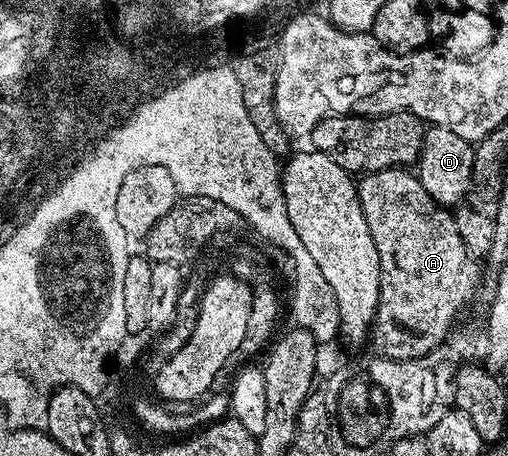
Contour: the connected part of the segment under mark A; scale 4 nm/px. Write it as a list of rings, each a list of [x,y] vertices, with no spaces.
[[[389,168],[367,172],[357,181],[357,185],[358,201],[364,210],[368,230],[372,230],[376,254],[380,254],[380,298],[374,315],[372,341],[385,359],[415,360],[431,352],[450,335],[458,311],[470,299],[475,299],[480,287],[479,261],[464,246],[453,215],[430,197],[413,171]]]

